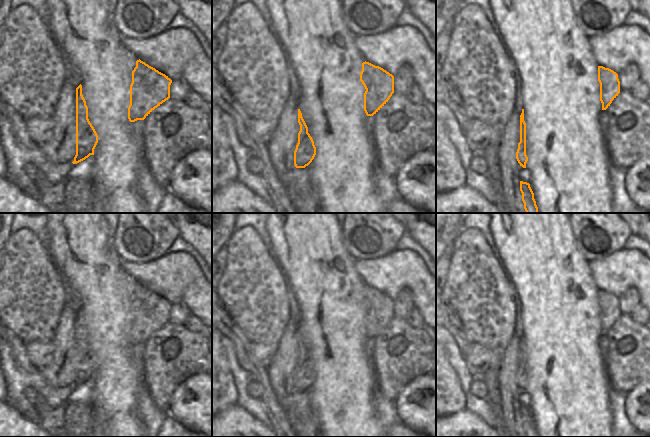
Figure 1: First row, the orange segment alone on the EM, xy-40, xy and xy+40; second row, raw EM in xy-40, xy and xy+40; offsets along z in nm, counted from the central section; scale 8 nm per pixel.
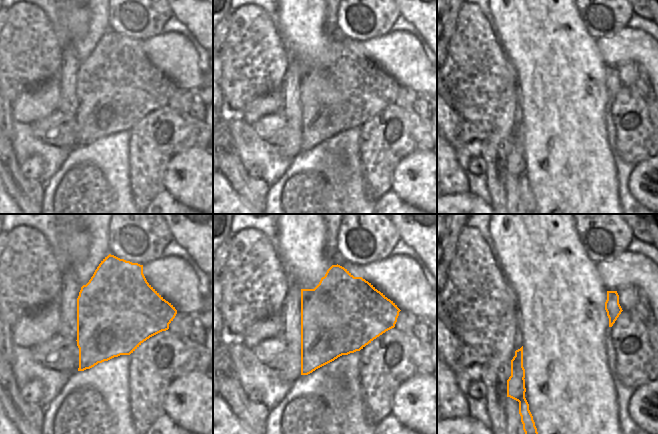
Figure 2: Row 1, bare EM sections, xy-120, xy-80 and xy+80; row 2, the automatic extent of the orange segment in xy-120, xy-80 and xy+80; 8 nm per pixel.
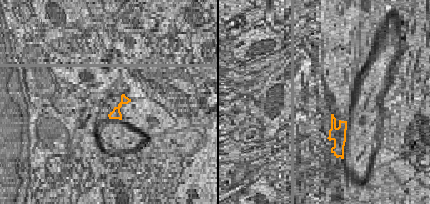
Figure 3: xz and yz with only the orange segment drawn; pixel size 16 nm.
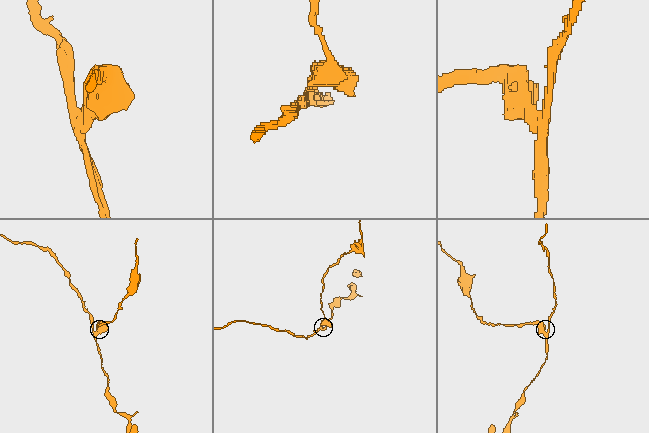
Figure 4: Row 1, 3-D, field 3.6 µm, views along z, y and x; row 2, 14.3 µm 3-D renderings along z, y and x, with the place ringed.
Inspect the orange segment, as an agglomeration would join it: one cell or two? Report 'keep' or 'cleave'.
cleave

